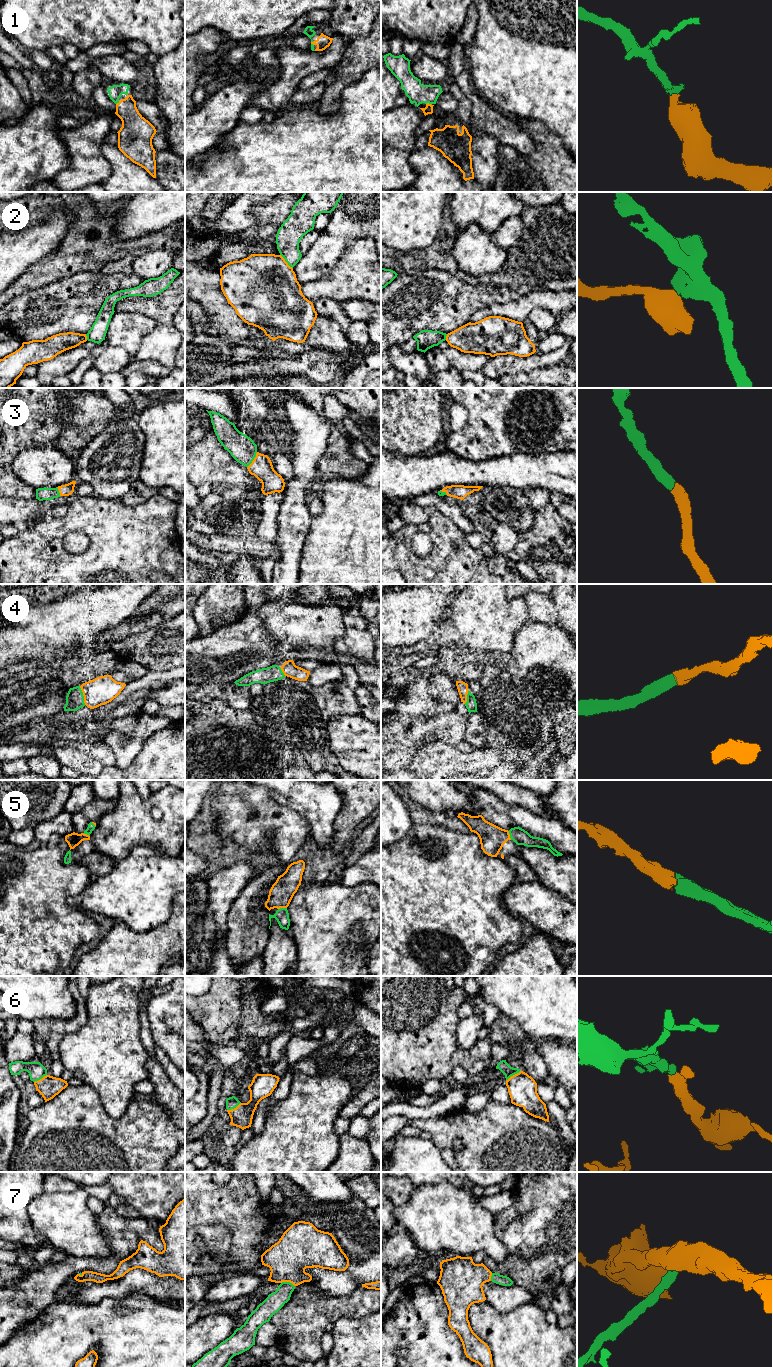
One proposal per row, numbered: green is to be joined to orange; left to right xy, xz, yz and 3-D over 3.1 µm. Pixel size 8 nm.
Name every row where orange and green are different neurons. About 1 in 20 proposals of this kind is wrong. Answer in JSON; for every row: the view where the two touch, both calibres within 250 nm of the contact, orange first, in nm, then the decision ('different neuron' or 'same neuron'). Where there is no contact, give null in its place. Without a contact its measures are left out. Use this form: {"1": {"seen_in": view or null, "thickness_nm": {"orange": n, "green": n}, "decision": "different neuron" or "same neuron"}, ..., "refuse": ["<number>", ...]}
{"1": {"seen_in": "yz", "thickness_nm": {"orange": 70, "green": 160}, "decision": "same neuron"}, "2": {"seen_in": "xz", "thickness_nm": {"orange": 500, "green": 200}, "decision": "different neuron"}, "3": {"seen_in": "xz", "thickness_nm": {"orange": 180, "green": 220}, "decision": "same neuron"}, "4": {"seen_in": "xy", "thickness_nm": {"orange": 220, "green": 140}, "decision": "same neuron"}, "5": {"seen_in": "xz", "thickness_nm": {"orange": 190, "green": 110}, "decision": "same neuron"}, "6": {"seen_in": "yz", "thickness_nm": {"orange": 240, "green": 90}, "decision": "same neuron"}, "7": {"seen_in": "xz", "thickness_nm": {"orange": 320, "green": 150}, "decision": "same neuron"}, "refuse": ["2"]}

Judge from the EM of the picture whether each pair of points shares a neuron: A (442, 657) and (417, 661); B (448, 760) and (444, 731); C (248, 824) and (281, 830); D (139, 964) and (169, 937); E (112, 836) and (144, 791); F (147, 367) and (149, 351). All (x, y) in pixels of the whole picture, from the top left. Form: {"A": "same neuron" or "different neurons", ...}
{"A": "same neuron", "B": "different neurons", "C": "same neuron", "D": "same neuron", "E": "different neurons", "F": "different neurons"}

